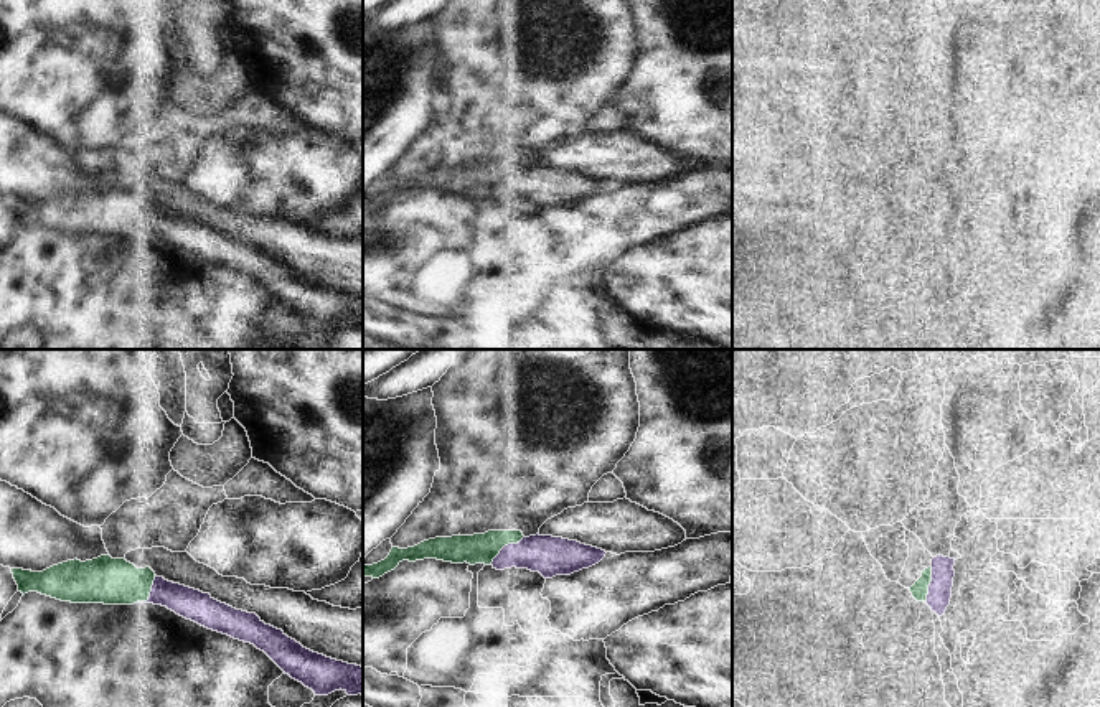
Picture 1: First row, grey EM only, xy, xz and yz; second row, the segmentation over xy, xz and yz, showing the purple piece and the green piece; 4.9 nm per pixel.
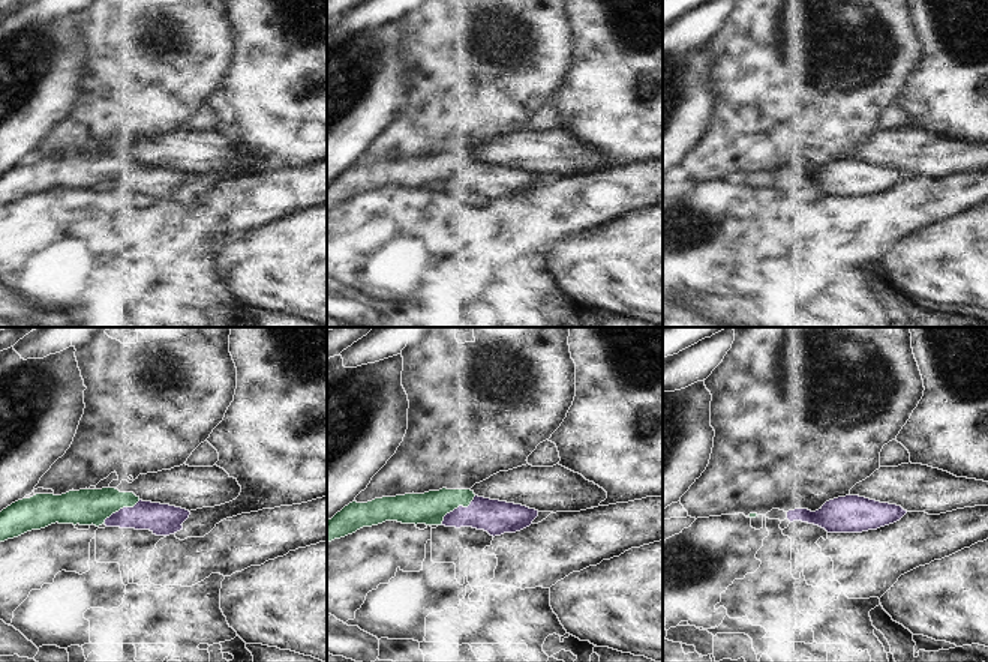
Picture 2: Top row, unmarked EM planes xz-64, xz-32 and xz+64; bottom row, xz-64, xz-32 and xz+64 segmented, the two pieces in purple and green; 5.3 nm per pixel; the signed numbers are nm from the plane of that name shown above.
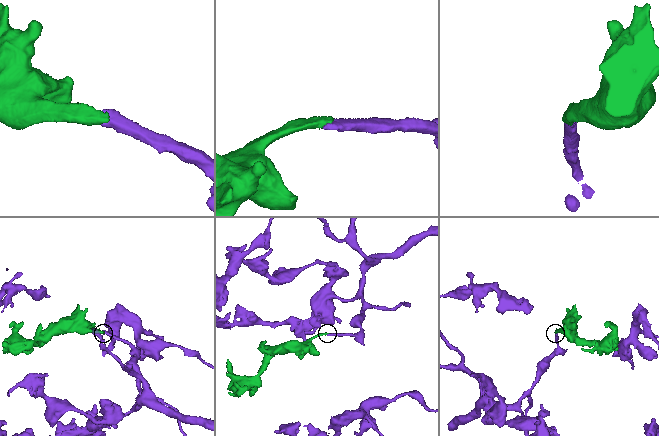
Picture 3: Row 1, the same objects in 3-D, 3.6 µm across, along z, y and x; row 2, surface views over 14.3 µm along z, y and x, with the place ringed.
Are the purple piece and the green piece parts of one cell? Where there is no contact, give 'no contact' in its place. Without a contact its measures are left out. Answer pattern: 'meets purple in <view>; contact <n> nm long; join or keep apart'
meets purple in xz; contact 220 nm long; join

